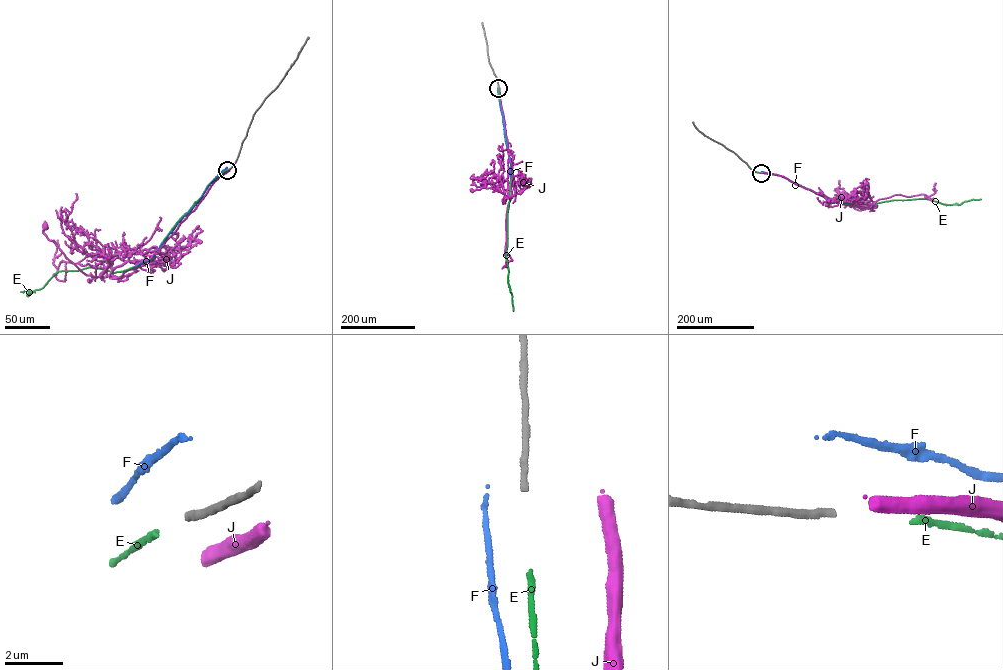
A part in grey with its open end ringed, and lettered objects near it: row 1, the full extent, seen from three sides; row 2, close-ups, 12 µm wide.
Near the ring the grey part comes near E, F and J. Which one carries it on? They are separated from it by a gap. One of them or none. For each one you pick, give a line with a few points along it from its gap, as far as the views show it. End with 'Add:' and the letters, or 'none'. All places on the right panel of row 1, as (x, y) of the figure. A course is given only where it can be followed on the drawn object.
E: via (762, 173), (783, 176), (833, 201), (858, 205), (924, 198), (959, 204), (981, 199)
Add: E

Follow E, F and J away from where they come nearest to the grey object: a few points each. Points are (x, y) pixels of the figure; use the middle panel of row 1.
E: (498, 89), (510, 162), (506, 254), (513, 311)
F: (497, 88), (510, 158), (510, 179)
J: (499, 88), (512, 166), (511, 195), (509, 199), (490, 188), (471, 190)

